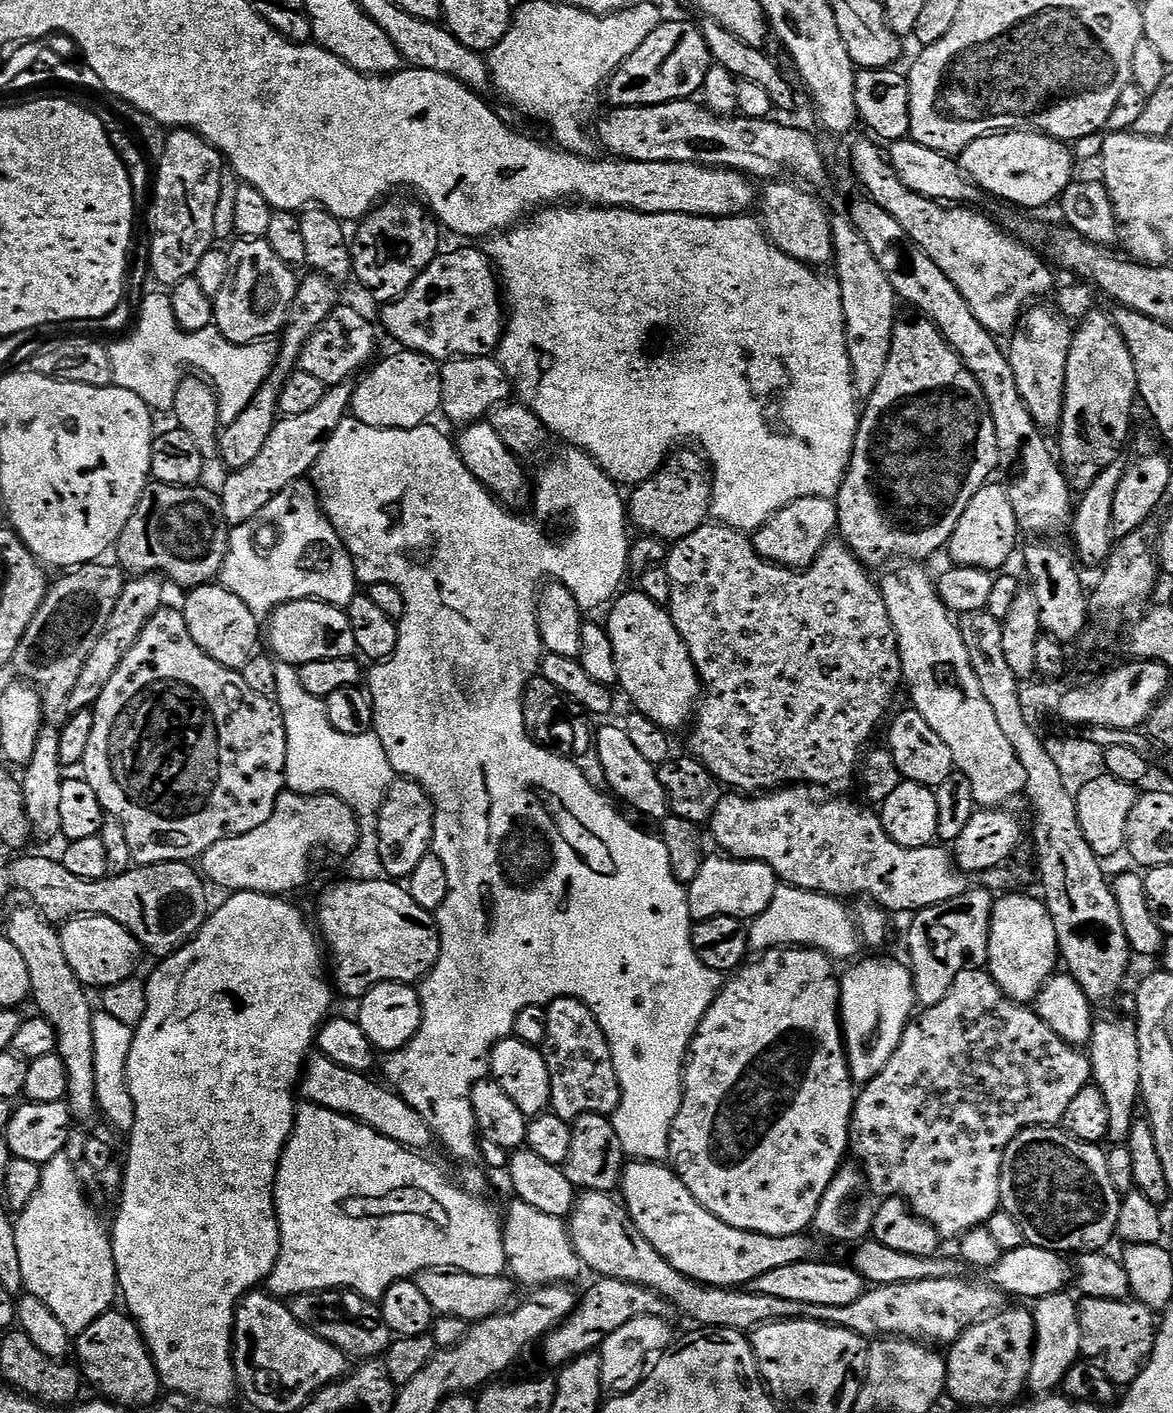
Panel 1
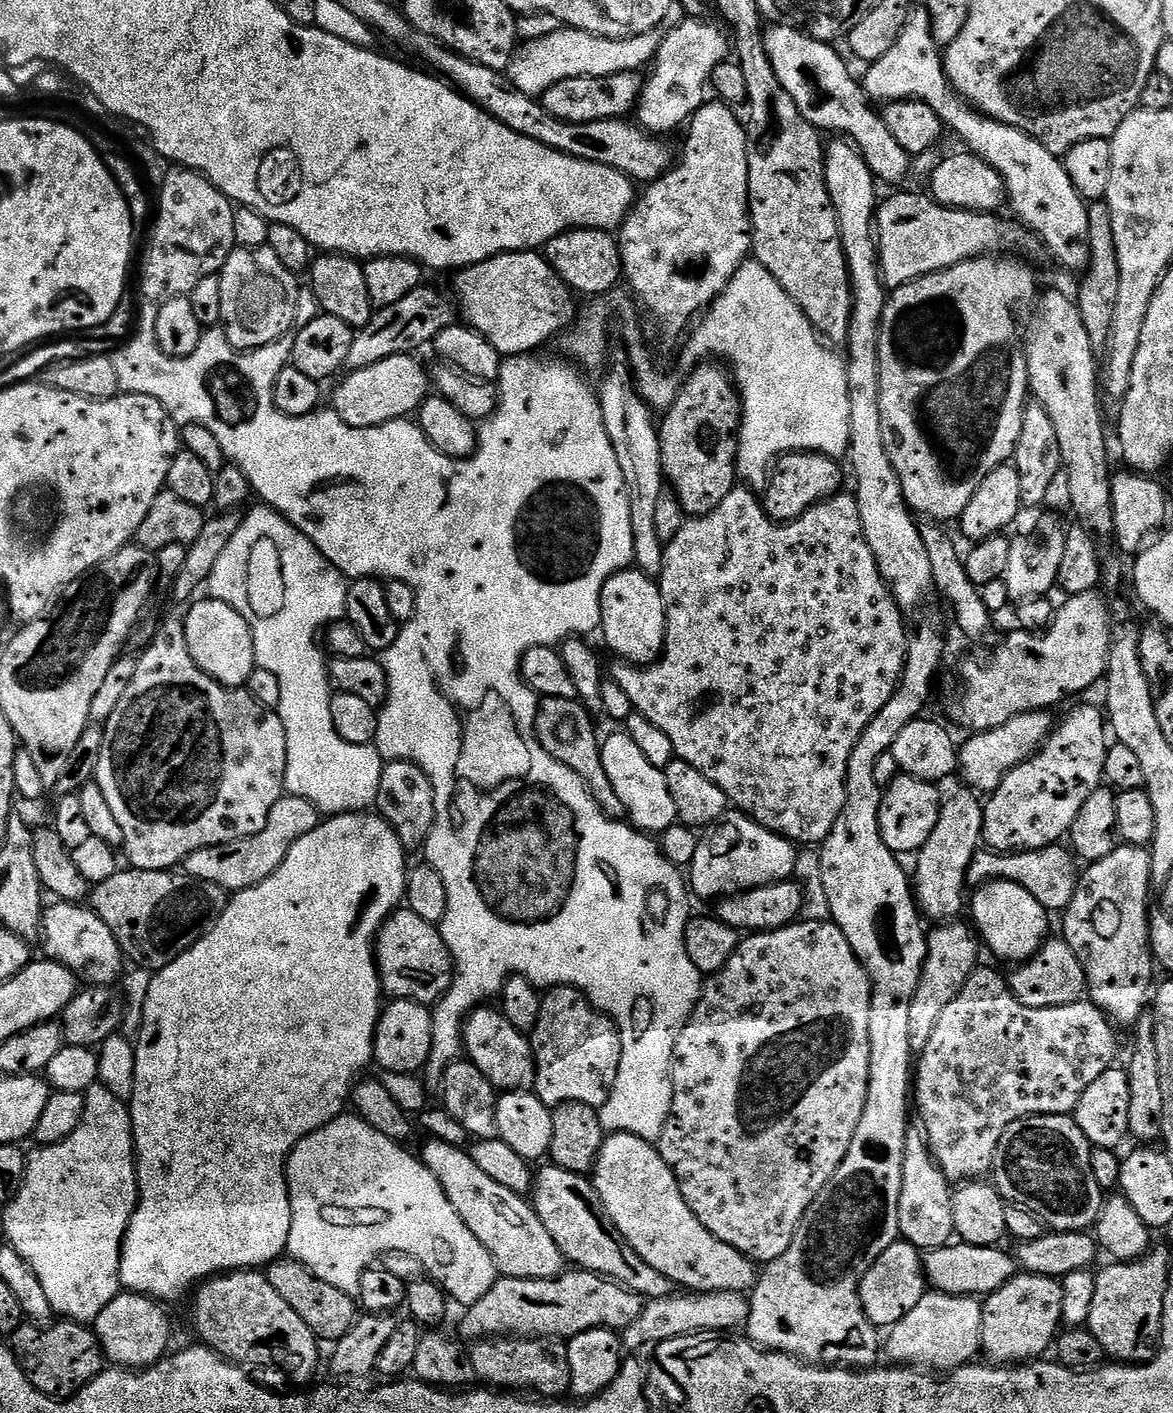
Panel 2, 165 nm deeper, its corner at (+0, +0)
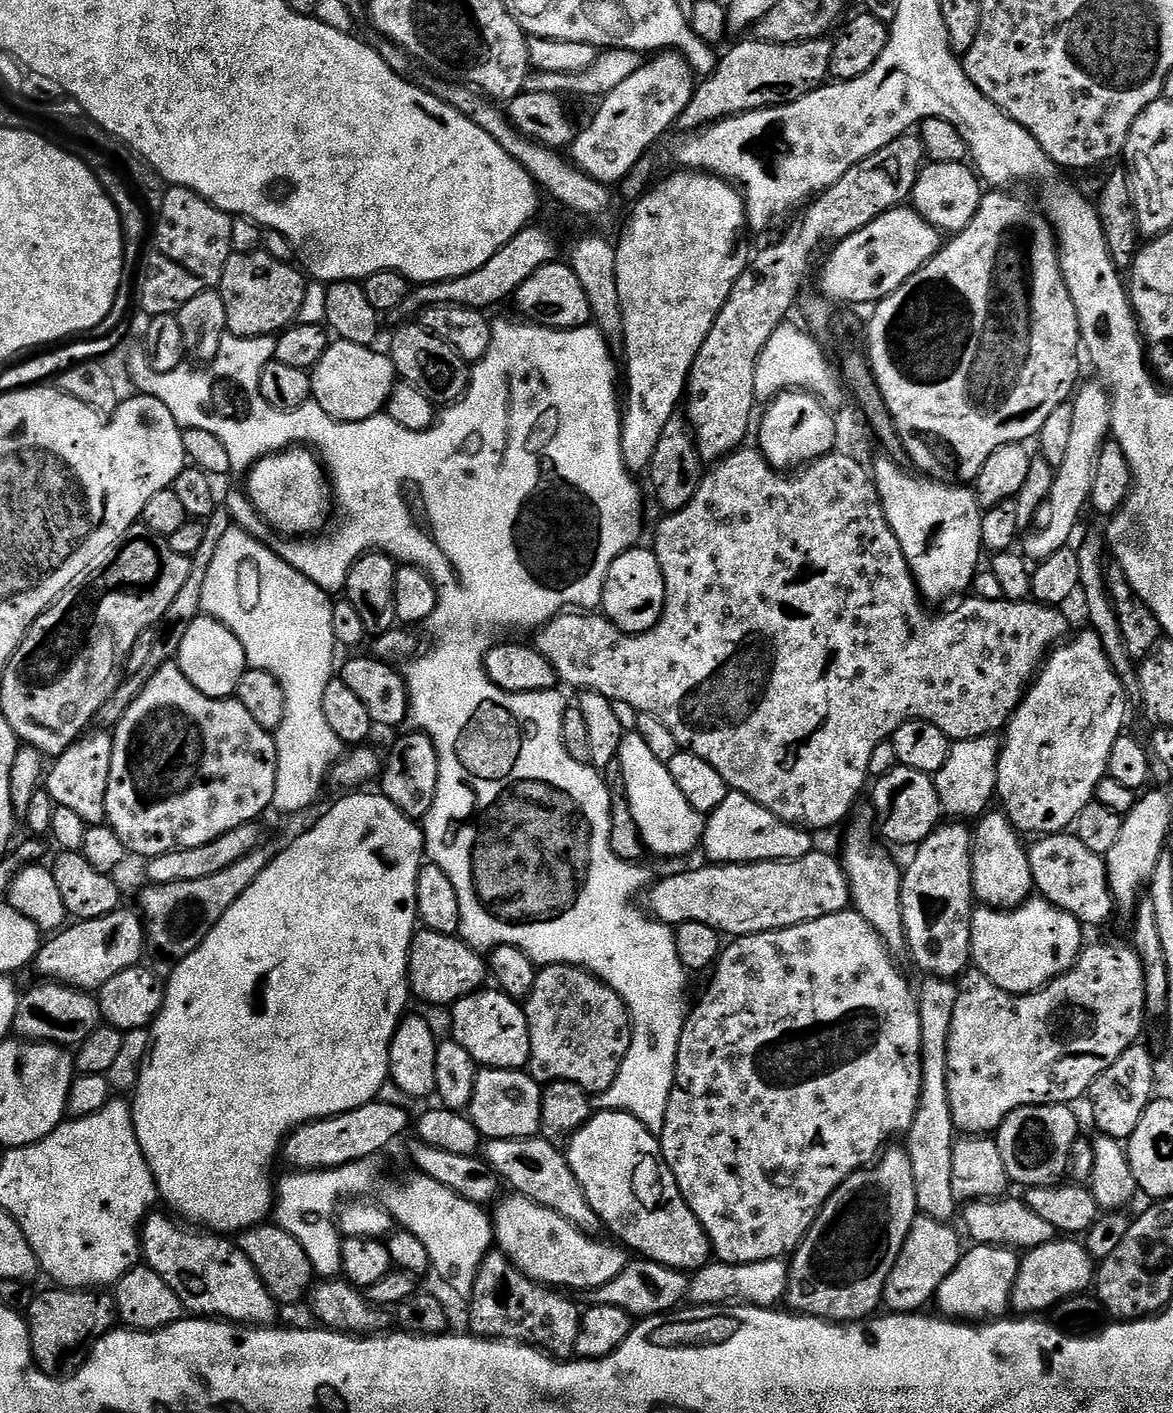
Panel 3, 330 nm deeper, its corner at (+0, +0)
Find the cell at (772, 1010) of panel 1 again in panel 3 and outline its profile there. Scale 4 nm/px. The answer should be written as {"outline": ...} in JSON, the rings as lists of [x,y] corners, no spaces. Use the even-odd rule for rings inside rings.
{"outline":[[[845,910],[838,914],[826,914],[817,920],[811,920],[798,926],[783,928],[777,932],[763,932],[762,934],[750,934],[749,936],[737,936],[731,941],[732,944],[723,949],[719,960],[714,965],[711,973],[712,981],[708,984],[708,989],[704,992],[704,997],[700,1000],[700,1005],[693,1007],[689,1011],[682,1030],[682,1038],[678,1042],[678,1054],[676,1055],[676,1073],[674,1082],[670,1090],[670,1098],[666,1106],[666,1118],[662,1130],[658,1134],[660,1141],[660,1153],[664,1155],[664,1161],[670,1166],[674,1178],[678,1182],[678,1190],[682,1198],[690,1206],[690,1210],[698,1218],[704,1233],[708,1235],[708,1242],[712,1246],[715,1259],[722,1264],[753,1264],[754,1262],[766,1262],[767,1260],[779,1260],[795,1252],[796,1247],[804,1240],[804,1235],[810,1230],[814,1218],[822,1210],[822,1206],[850,1178],[860,1169],[869,1167],[885,1151],[886,1145],[895,1136],[903,1137],[907,1133],[908,1127],[914,1122],[914,1114],[920,1108],[920,1091],[922,1090],[922,1058],[920,1057],[920,1047],[922,1046],[922,1026],[918,1018],[918,1006],[916,1005],[918,996],[908,985],[906,977],[900,973],[900,968],[895,964],[893,953],[882,937],[874,930],[866,918],[862,918],[854,910]]]}

